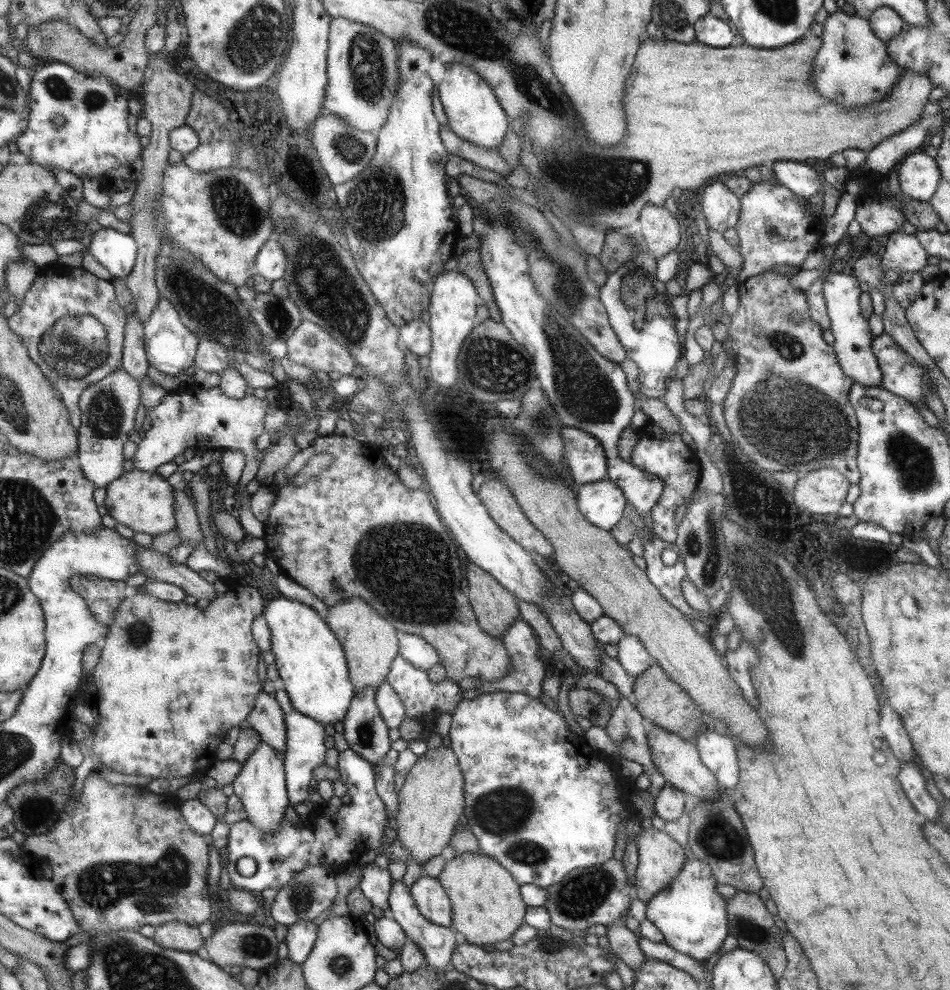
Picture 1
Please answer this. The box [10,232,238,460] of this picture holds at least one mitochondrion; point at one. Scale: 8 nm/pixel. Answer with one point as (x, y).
(71, 346)

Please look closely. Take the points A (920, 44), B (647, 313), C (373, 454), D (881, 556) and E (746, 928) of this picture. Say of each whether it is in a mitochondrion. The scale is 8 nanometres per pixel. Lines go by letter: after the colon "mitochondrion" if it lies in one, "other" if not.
A: other
B: mitochondrion
C: other
D: other
E: mitochondrion

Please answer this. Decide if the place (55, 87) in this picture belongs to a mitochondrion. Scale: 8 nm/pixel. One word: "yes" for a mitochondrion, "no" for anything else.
yes

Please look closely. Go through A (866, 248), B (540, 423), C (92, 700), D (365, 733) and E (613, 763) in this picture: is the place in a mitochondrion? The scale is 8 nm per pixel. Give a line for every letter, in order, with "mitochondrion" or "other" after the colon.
A: other
B: mitochondrion
C: other
D: mitochondrion
E: other

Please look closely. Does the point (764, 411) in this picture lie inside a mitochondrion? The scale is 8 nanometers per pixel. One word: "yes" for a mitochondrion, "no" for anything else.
yes

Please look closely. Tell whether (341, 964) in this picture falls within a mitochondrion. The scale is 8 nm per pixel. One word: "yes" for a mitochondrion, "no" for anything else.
yes

